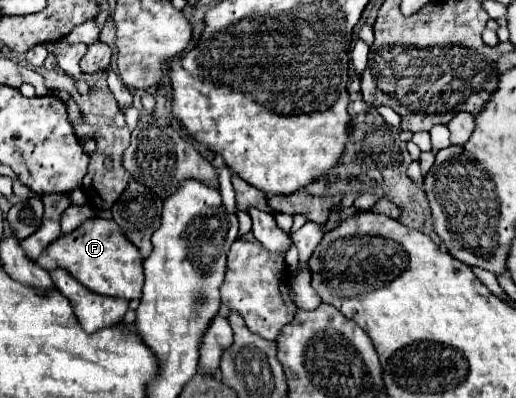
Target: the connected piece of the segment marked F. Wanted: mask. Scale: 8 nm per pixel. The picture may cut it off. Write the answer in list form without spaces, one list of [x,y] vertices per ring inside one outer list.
[[[104,218],[86,220],[74,232],[54,240],[38,256],[36,264],[48,272],[62,268],[90,292],[102,296],[116,296],[126,300],[138,300],[142,296],[144,272],[142,272],[140,252],[136,250],[136,246],[132,246],[132,242],[128,242],[128,238],[124,238],[122,230],[116,226],[114,220],[104,220]]]

